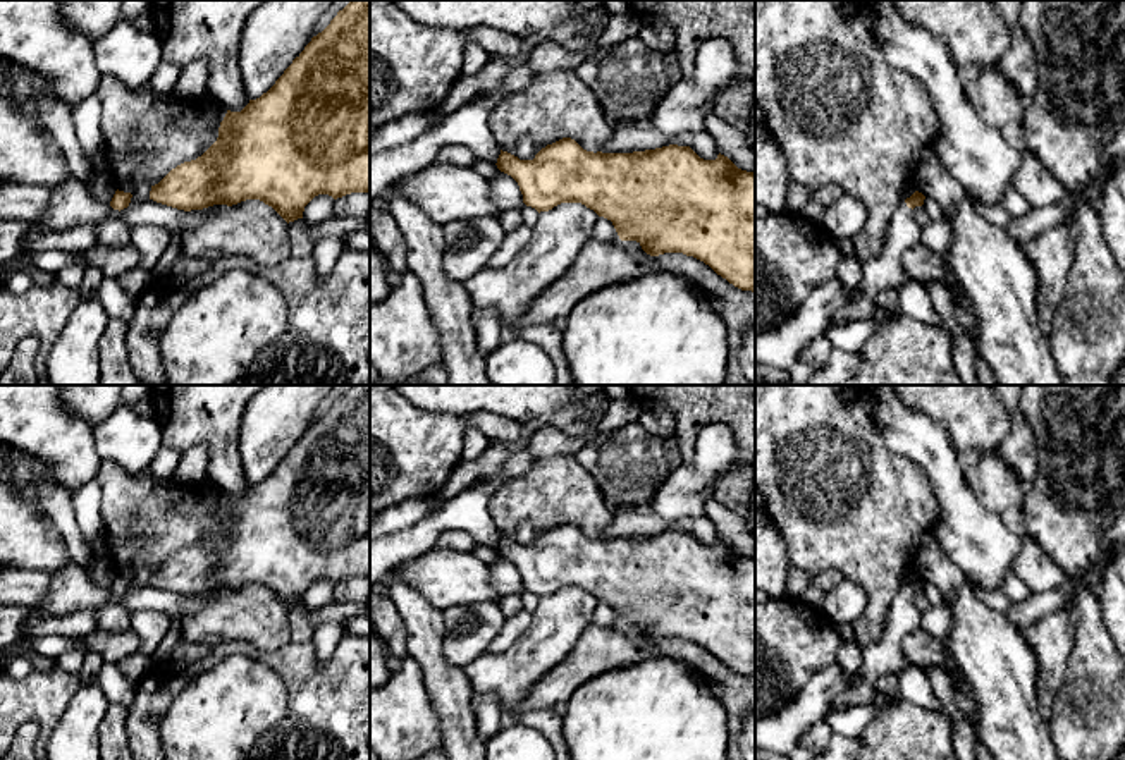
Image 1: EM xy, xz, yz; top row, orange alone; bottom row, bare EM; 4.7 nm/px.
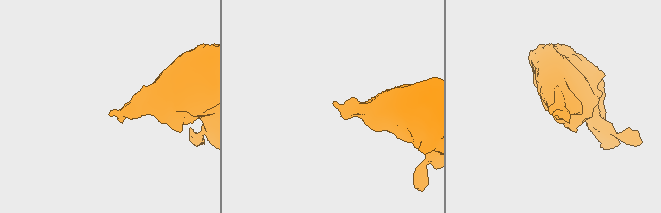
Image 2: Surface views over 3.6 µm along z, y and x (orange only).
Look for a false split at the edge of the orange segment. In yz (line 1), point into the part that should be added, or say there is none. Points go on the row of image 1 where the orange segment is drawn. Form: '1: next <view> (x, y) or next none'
1: next yz (883, 272)

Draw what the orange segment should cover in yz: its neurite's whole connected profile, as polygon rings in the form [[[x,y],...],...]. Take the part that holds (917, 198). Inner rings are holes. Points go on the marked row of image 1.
[[[915,191],[901,201],[886,227],[886,241],[879,256],[862,263],[860,292],[846,308],[838,310],[827,323],[826,332],[848,320],[864,320],[874,315],[877,294],[896,289],[908,279],[901,256],[920,242],[922,227],[913,218],[913,208],[924,205],[925,196]]]

